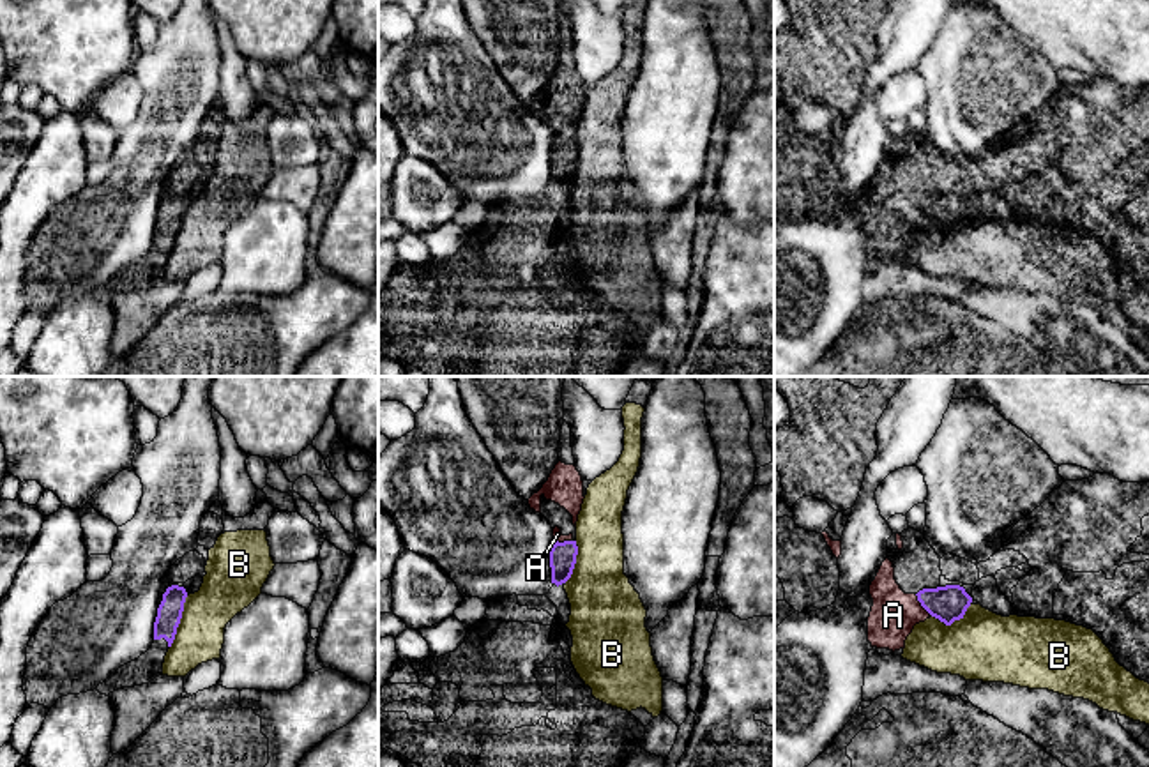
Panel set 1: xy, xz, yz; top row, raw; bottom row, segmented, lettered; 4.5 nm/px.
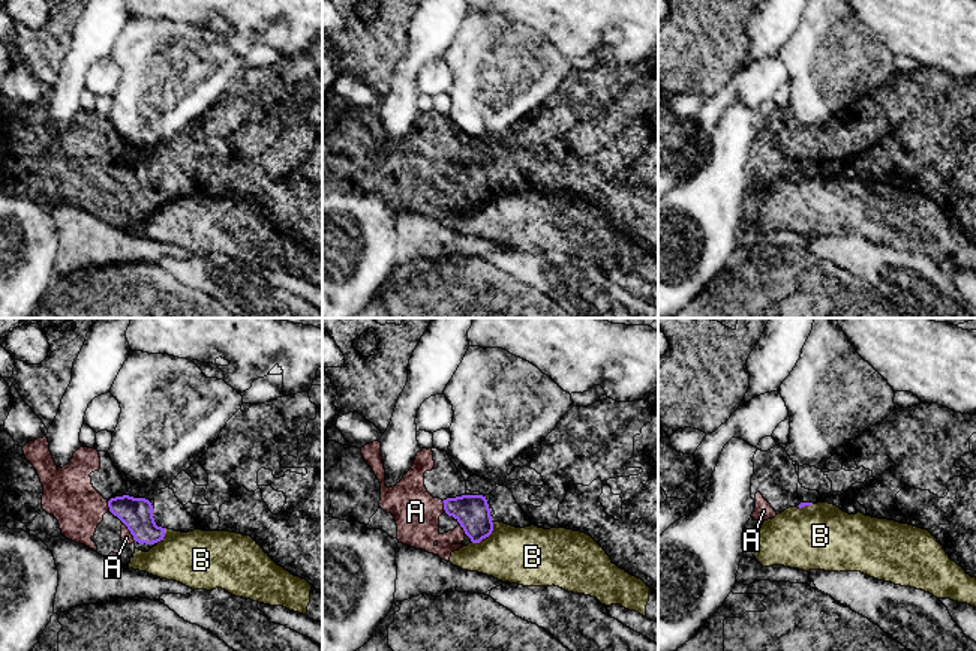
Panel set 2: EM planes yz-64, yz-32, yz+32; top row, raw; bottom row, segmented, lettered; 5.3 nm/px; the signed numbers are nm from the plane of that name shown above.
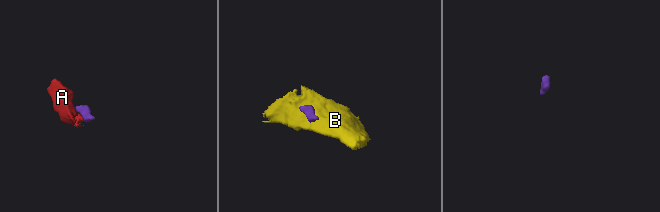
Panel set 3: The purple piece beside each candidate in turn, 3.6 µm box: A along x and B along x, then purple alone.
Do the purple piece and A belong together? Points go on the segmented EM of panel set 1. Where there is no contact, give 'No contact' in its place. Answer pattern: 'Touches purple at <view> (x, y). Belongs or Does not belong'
Touches purple at yz (921, 605). Belongs

